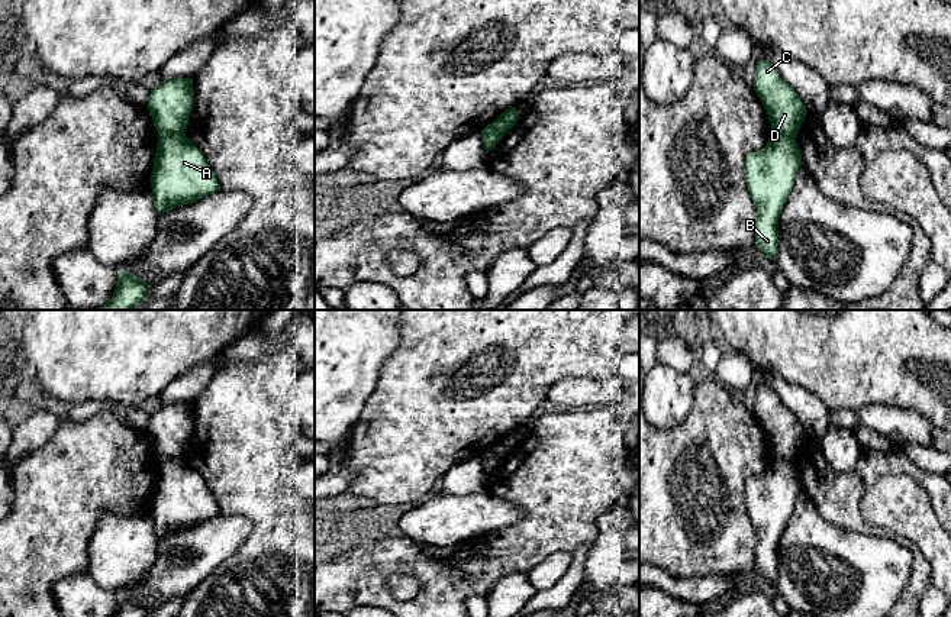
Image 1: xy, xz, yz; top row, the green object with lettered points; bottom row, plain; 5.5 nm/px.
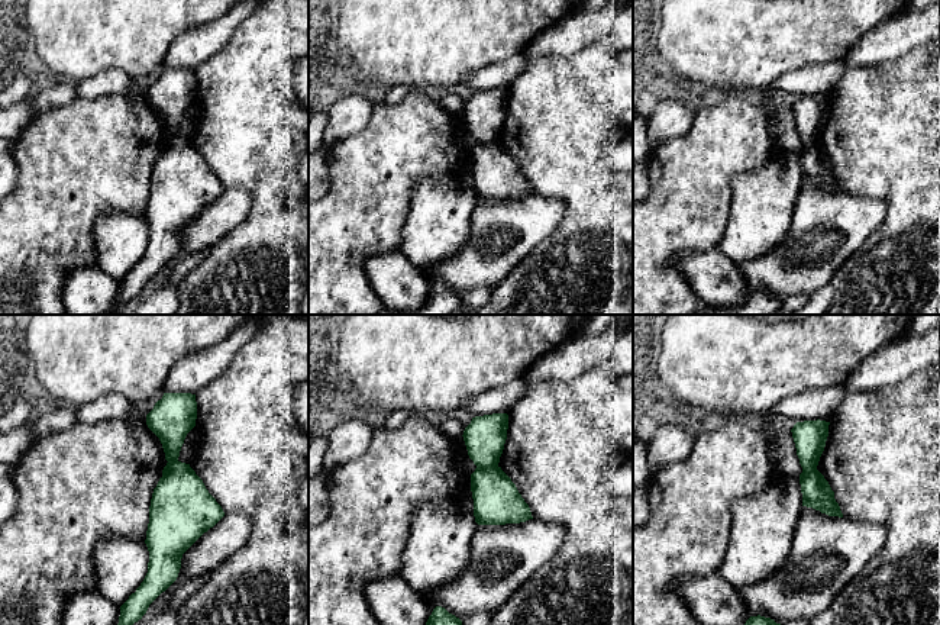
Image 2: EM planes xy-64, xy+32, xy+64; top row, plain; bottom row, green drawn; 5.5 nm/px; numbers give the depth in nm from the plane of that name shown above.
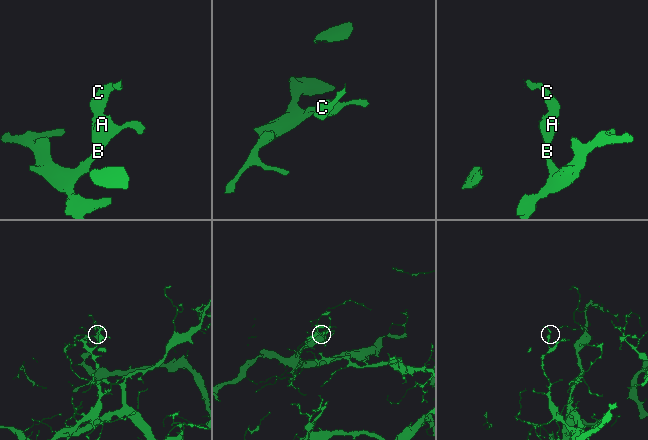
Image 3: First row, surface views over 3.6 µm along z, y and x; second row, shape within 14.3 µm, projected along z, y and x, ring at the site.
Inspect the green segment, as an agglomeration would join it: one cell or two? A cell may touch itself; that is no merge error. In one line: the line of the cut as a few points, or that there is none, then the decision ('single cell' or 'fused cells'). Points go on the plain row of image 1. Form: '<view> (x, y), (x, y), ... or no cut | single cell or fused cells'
xy (183, 456), (158, 461) | fused cells

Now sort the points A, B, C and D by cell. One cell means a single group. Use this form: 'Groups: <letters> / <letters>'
Groups: A B / C D

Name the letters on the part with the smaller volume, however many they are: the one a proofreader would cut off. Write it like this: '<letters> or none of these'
C, D

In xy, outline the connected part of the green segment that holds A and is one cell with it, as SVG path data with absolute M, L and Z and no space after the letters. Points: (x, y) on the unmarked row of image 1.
M186 458L158 461L151 498L157 537L168 536L220 514L203 477Z

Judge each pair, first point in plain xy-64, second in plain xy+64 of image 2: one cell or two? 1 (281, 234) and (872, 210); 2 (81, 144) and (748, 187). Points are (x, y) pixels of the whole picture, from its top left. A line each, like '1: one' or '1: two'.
1: two
2: two

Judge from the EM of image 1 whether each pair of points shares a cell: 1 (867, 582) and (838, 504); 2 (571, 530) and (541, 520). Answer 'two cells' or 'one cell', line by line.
1: two cells
2: one cell

